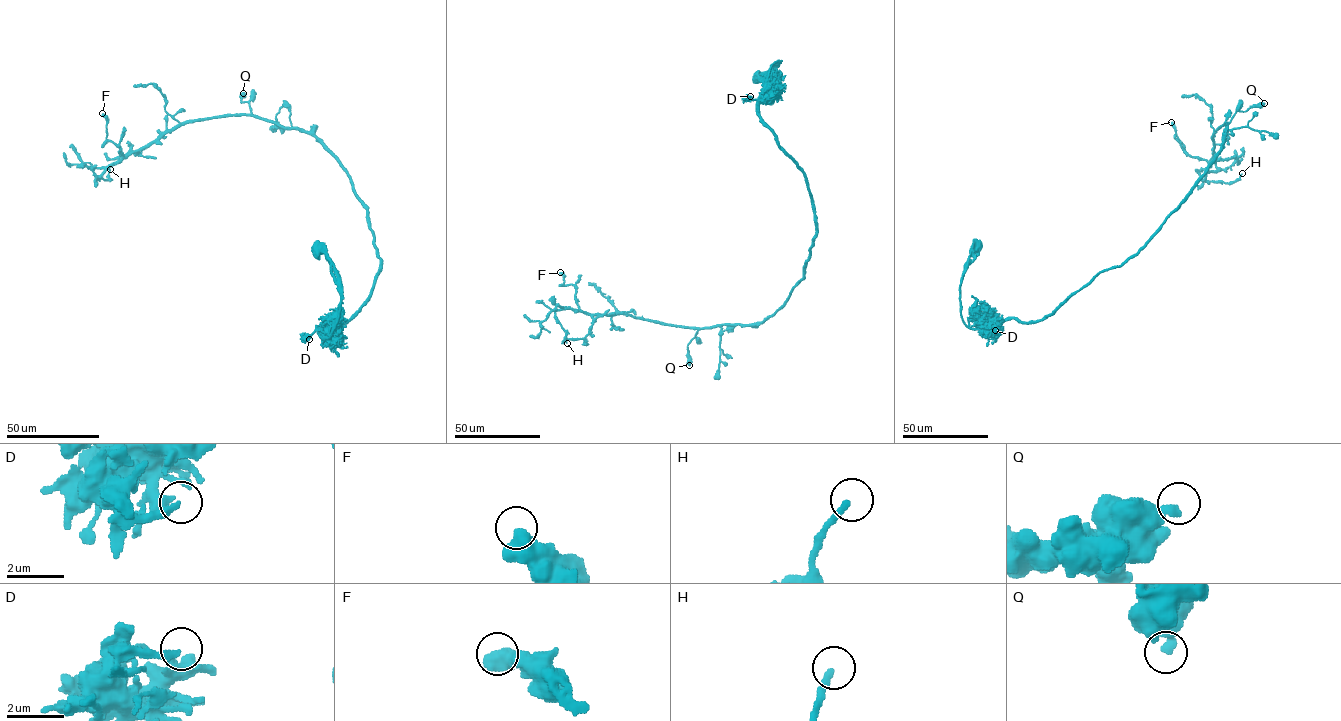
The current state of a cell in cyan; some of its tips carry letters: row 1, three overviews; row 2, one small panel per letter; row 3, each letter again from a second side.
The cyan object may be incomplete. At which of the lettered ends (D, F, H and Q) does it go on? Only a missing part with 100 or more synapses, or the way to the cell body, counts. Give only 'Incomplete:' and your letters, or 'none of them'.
Incomplete: none of them

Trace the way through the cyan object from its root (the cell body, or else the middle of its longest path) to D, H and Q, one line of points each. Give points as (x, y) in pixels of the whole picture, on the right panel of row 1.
D: (978, 244), (970, 255), (960, 286), (961, 314), (964, 323), (973, 328), (994, 328), (999, 322), (995, 330)
H: (978, 244), (960, 286), (964, 323), (1038, 321), (1143, 246), (1221, 150), (1226, 123), (1204, 179), (1242, 173)
Q: (978, 244), (960, 286), (964, 323), (1040, 320), (1132, 257), (1214, 160), (1233, 115), (1264, 103)

